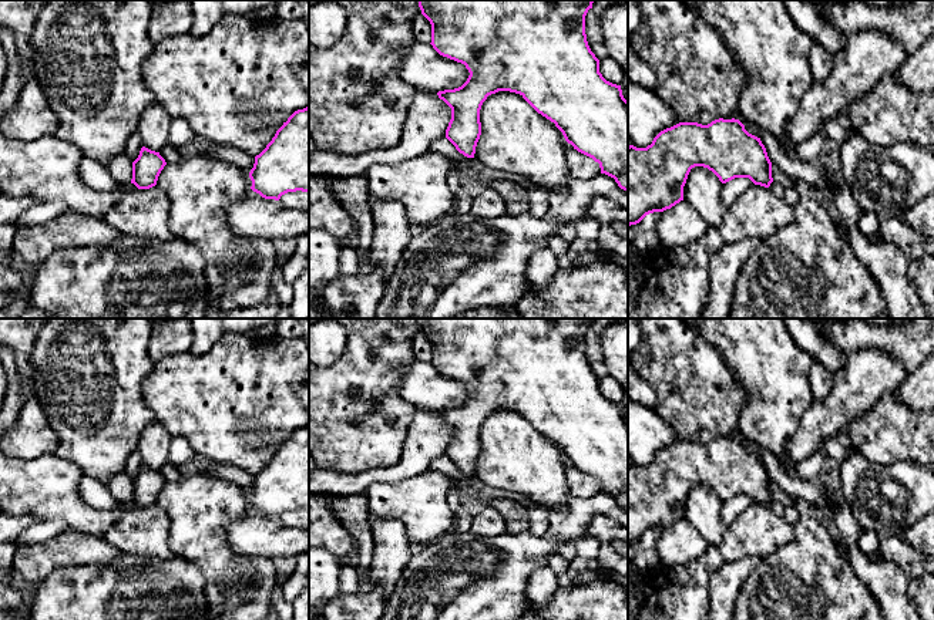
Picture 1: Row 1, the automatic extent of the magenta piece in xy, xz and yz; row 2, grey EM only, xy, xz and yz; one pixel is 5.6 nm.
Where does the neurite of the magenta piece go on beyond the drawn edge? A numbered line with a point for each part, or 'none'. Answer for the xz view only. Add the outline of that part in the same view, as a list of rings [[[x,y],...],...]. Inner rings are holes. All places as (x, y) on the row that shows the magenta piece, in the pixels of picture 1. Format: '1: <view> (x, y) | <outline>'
none

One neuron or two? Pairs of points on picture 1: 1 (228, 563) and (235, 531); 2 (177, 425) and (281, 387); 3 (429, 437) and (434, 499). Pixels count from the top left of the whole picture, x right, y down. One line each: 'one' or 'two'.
1: two
2: one
3: two

